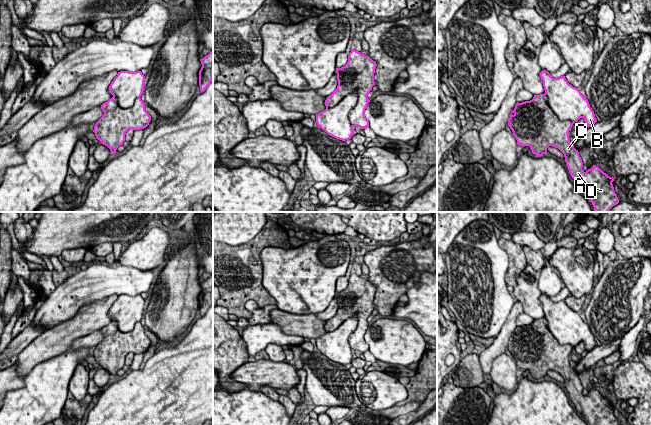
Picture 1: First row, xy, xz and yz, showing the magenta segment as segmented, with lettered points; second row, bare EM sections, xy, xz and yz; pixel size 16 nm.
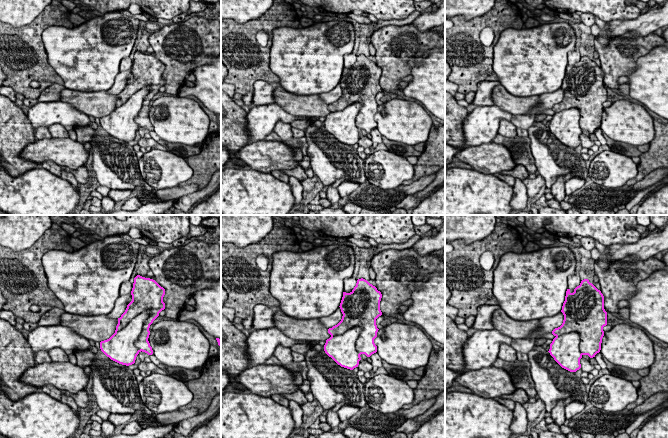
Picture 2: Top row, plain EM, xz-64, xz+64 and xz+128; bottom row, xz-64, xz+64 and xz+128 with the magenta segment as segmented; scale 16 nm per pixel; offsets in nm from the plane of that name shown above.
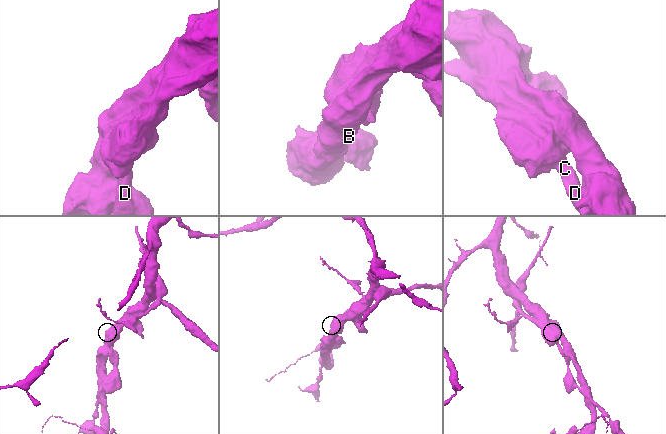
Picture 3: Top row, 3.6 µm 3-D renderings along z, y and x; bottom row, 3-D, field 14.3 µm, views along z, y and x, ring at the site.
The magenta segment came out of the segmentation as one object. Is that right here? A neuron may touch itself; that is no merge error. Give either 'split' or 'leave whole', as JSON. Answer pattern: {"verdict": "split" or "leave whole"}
{"verdict": "split"}

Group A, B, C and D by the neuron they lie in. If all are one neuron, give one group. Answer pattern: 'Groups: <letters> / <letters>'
Groups: A C D / B

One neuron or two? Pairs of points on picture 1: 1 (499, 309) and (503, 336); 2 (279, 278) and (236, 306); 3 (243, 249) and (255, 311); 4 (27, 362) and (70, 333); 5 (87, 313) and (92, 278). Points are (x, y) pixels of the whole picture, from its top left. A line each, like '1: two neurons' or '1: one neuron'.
1: two neurons
2: two neurons
3: two neurons
4: one neuron
5: two neurons

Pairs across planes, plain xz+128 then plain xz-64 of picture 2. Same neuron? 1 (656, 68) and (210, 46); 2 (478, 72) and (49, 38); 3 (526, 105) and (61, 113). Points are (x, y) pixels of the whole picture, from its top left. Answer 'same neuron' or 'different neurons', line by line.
1: different neurons
2: different neurons
3: different neurons

